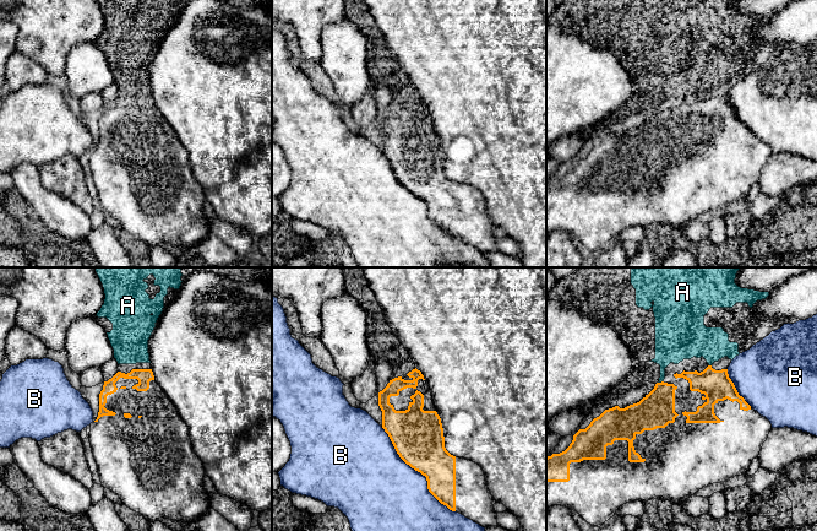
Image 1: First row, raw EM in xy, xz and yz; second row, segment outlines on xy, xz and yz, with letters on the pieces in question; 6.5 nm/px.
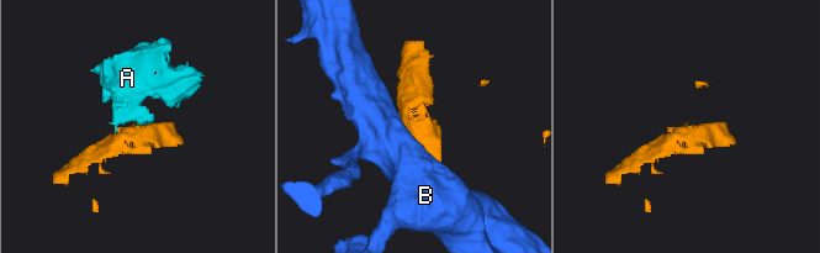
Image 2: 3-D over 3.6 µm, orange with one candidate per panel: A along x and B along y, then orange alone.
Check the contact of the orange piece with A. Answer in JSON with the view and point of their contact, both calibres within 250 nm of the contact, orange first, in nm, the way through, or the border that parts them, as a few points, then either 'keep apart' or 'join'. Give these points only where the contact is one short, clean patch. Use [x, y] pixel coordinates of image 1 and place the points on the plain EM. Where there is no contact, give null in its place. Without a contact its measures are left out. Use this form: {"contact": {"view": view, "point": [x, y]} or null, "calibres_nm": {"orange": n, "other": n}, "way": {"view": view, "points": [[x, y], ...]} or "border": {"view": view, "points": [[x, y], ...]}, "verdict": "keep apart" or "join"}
{"contact": {"view": "yz", "point": [662, 107]}, "calibres_nm": {"orange": 240, "other": 220}, "verdict": "keep apart"}

